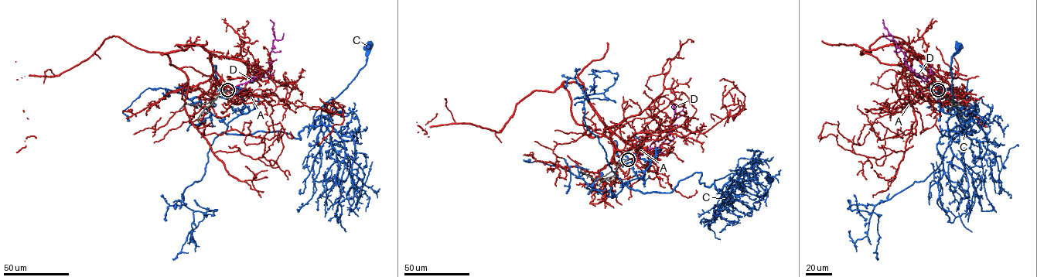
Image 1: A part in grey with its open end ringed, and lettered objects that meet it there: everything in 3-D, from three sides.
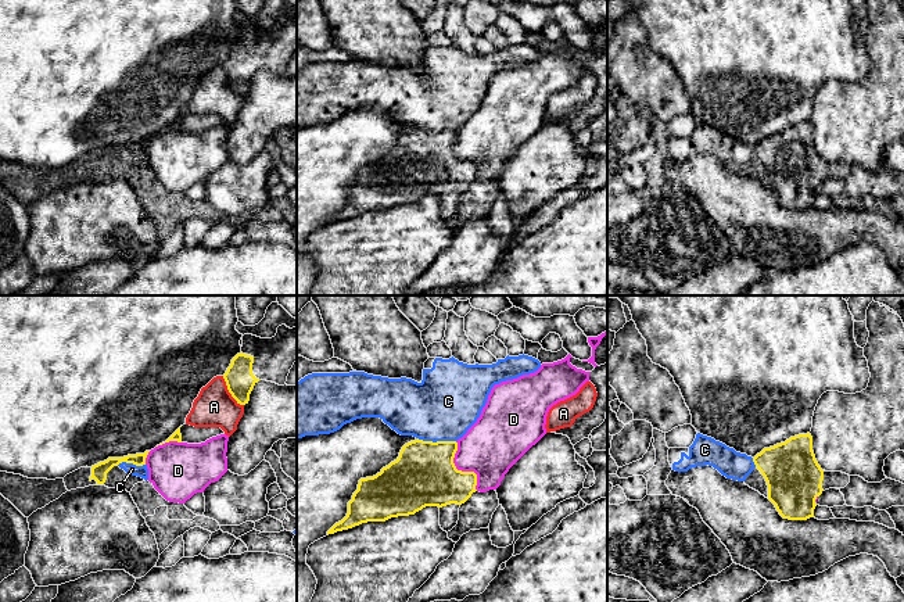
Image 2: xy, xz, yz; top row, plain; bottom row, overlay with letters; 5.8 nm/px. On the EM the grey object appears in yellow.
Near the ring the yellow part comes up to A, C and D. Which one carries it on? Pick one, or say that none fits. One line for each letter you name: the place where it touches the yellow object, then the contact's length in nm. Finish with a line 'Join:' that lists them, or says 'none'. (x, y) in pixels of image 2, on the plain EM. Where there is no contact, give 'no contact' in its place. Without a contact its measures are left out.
Join: none

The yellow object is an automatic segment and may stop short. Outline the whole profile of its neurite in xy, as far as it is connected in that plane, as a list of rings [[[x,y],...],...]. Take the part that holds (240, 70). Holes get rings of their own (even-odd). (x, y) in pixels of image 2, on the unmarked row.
[[[281,14],[272,28],[244,24],[241,42],[232,49],[223,68],[237,93],[245,94],[259,69],[284,75],[295,50],[297,15]]]

